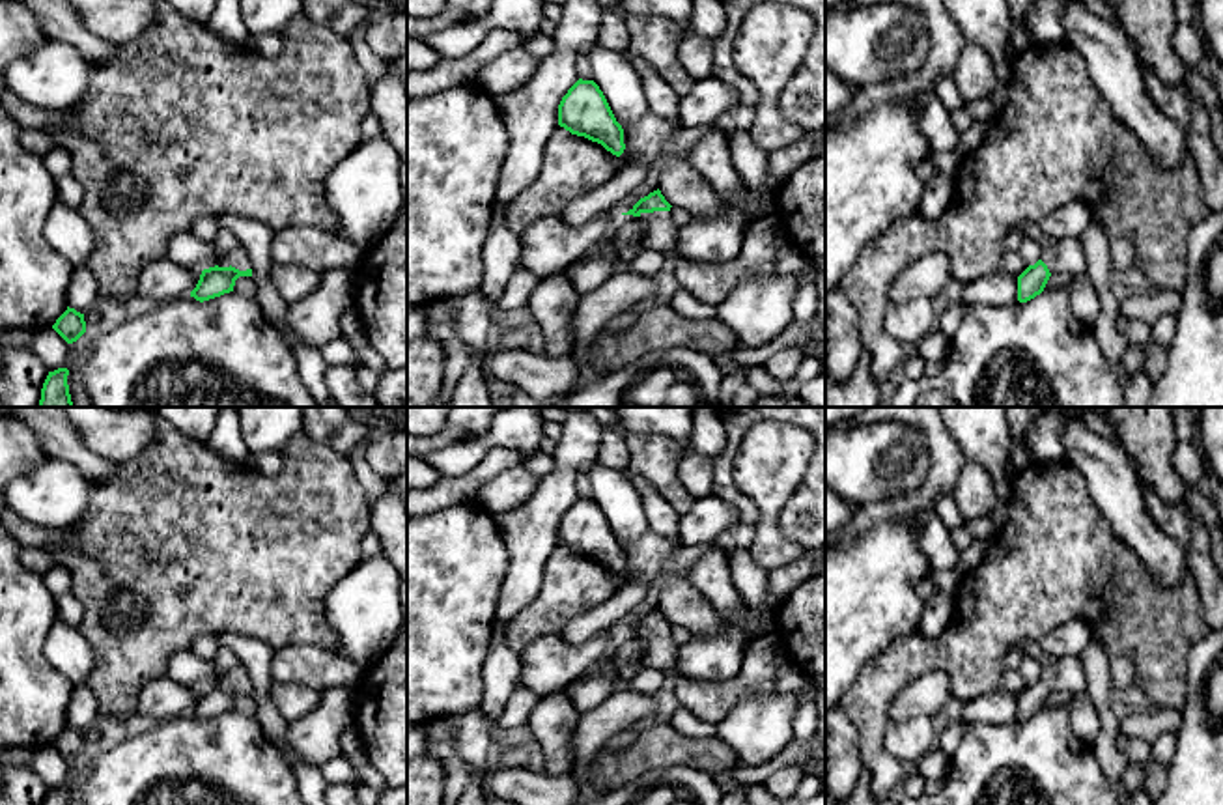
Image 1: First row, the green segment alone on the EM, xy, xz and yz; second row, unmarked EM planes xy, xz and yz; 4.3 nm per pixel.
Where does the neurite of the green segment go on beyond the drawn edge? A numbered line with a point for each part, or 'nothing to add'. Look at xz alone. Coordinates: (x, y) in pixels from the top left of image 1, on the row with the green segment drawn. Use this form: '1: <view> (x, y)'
1: xz (710, 282)

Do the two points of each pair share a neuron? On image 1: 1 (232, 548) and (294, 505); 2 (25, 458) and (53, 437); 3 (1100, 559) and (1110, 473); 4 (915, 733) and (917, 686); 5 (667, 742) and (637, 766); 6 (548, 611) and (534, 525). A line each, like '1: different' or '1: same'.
1: same
2: different
3: different
4: different
5: same
6: different

